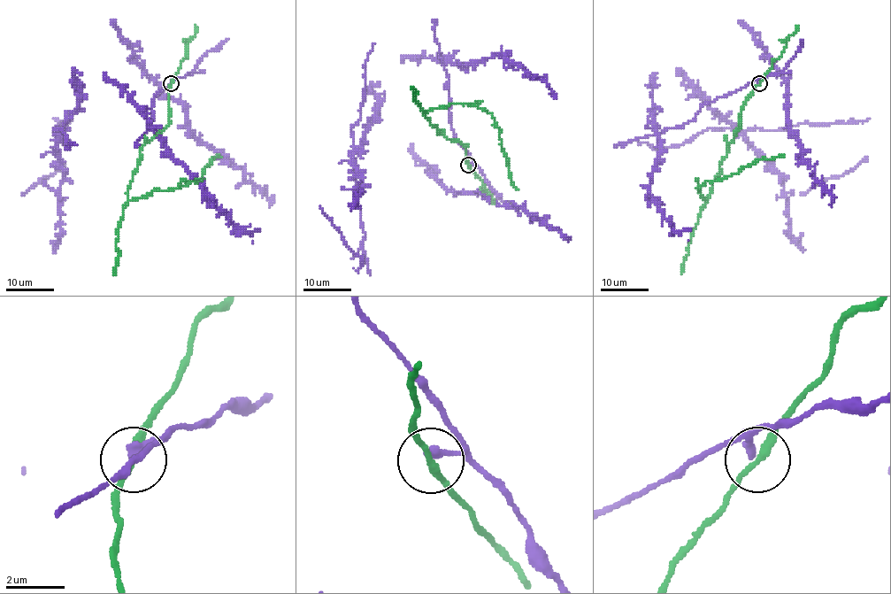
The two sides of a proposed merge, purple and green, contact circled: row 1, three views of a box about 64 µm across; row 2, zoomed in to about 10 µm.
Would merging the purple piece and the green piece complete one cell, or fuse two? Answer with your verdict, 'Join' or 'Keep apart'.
Join

